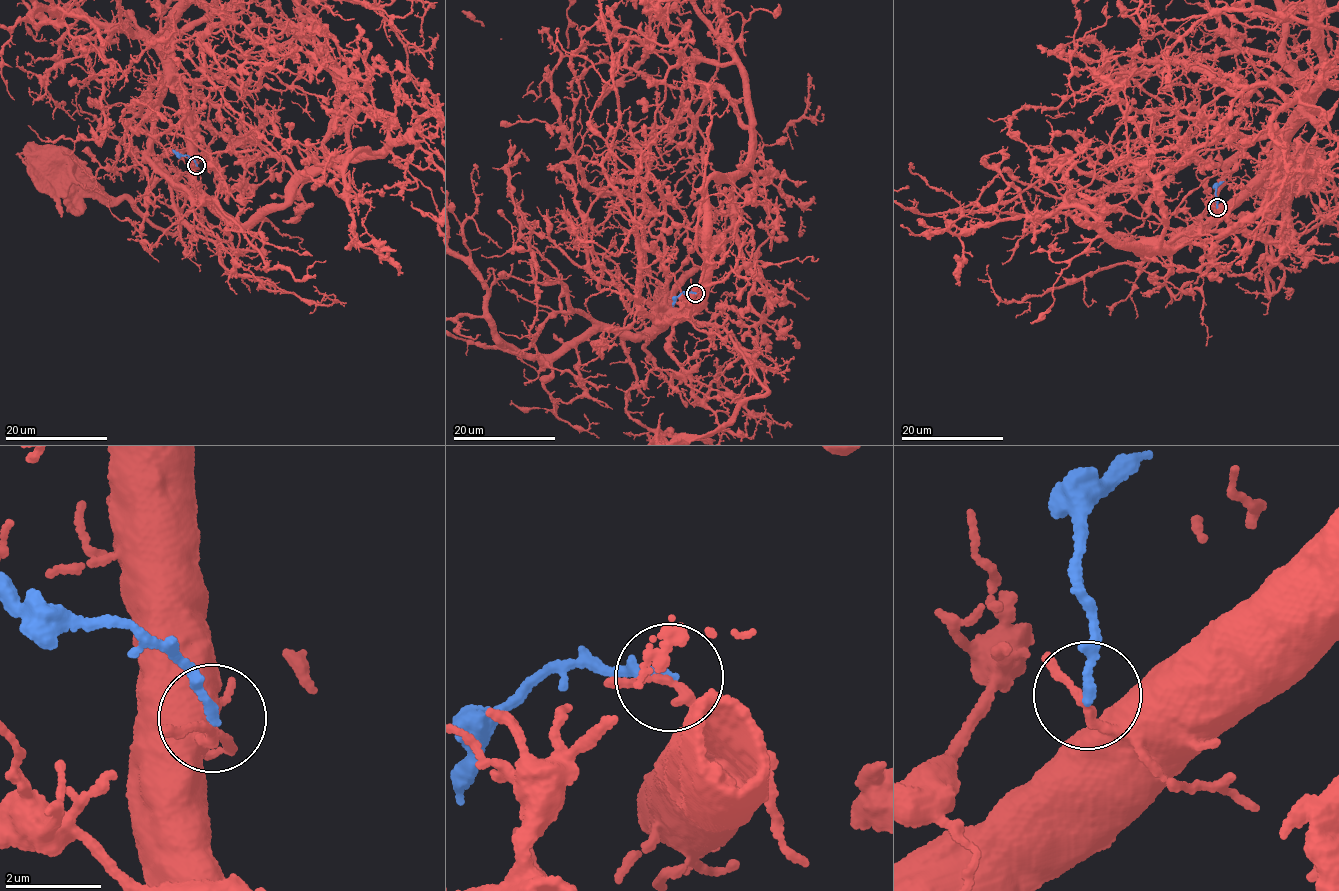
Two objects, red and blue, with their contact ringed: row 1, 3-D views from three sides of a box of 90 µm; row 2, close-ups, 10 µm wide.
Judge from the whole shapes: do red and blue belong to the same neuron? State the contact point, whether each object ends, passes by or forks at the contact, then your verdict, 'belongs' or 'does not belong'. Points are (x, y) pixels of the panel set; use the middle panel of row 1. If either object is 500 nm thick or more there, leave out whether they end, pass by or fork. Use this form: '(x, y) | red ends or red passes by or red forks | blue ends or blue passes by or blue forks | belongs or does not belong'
(695, 293) | red passes by | blue ends | does not belong

